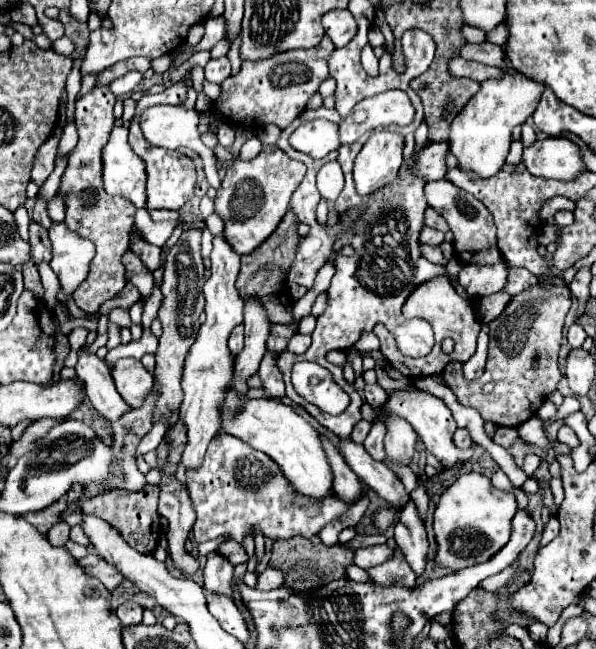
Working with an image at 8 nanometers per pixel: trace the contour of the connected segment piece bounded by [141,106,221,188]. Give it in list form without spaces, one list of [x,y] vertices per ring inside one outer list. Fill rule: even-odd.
[[[153,106],[149,110],[145,110],[141,114],[141,130],[143,130],[143,136],[155,144],[155,146],[161,146],[161,148],[167,148],[167,150],[177,150],[177,148],[191,148],[195,150],[201,158],[203,158],[203,166],[205,166],[205,174],[207,174],[207,182],[209,186],[213,188],[219,188],[221,180],[217,176],[217,168],[215,168],[215,154],[211,150],[205,148],[205,144],[201,142],[199,138],[199,118],[201,118],[201,112],[197,108],[185,108],[185,106]]]

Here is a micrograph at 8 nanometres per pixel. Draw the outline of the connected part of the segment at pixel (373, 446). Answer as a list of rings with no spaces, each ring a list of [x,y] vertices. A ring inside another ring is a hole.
[[[375,422],[371,432],[369,432],[369,436],[363,442],[365,450],[369,452],[369,456],[373,456],[373,460],[377,460],[377,462],[383,460],[383,438],[385,438],[385,432],[387,432],[385,424]]]

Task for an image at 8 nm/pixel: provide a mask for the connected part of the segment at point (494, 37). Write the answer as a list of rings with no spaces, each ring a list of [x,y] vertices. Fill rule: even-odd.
[[[499,24],[495,30],[487,32],[487,40],[489,40],[489,42],[493,42],[493,44],[503,46],[503,44],[505,44],[505,40],[507,40],[507,28],[505,28],[505,24]]]

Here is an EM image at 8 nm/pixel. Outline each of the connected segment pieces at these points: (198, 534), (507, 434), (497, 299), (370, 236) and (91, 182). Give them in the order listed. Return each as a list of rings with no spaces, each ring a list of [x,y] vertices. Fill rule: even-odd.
[[[223,432],[211,440],[201,468],[187,470],[187,490],[197,514],[193,524],[197,544],[219,536],[243,542],[245,536],[255,538],[257,528],[265,540],[271,542],[293,536],[313,538],[321,528],[353,506],[353,502],[343,502],[333,492],[327,494],[327,498],[303,498],[303,494],[283,478],[283,472],[279,472],[279,466],[275,466],[267,454]]]
[[[499,428],[497,430],[497,434],[493,436],[493,442],[497,442],[497,444],[501,444],[503,448],[511,448],[515,442],[517,442],[517,430],[515,428]]]
[[[497,292],[497,294],[493,294],[493,296],[483,296],[483,298],[479,298],[479,302],[477,302],[477,316],[479,316],[479,320],[483,322],[483,324],[487,324],[487,322],[491,322],[493,318],[497,318],[501,312],[503,312],[503,308],[507,306],[507,302],[509,302],[509,294],[505,294],[505,292]]]
[[[313,120],[307,124],[301,124],[293,134],[291,134],[291,146],[295,150],[301,150],[313,158],[323,158],[327,156],[331,150],[338,151],[337,160],[343,168],[345,174],[345,188],[337,198],[337,212],[343,214],[349,208],[355,206],[367,206],[367,210],[363,210],[363,222],[359,224],[355,234],[343,234],[339,238],[339,242],[335,244],[335,250],[339,250],[345,244],[353,244],[355,254],[353,256],[335,256],[335,266],[337,272],[331,280],[331,288],[329,288],[329,298],[327,298],[327,308],[325,312],[317,318],[317,328],[313,330],[313,344],[309,346],[309,350],[305,354],[279,354],[279,368],[285,376],[285,386],[287,386],[287,396],[297,404],[297,396],[293,396],[293,386],[291,386],[291,368],[295,362],[299,360],[311,360],[317,362],[321,366],[325,366],[327,370],[331,370],[335,382],[347,390],[347,394],[351,396],[351,404],[347,406],[347,410],[339,416],[331,416],[331,414],[323,414],[321,410],[311,412],[315,416],[315,420],[325,426],[327,430],[335,432],[339,438],[347,438],[353,430],[353,426],[363,418],[361,416],[361,406],[363,400],[357,394],[355,386],[349,384],[343,374],[339,374],[339,366],[331,364],[325,360],[325,354],[329,350],[347,350],[351,348],[359,334],[363,330],[373,330],[375,324],[383,324],[393,338],[397,340],[399,350],[405,356],[425,356],[429,352],[429,348],[433,348],[433,334],[431,334],[431,326],[427,321],[424,324],[417,324],[417,320],[407,320],[401,314],[401,306],[405,302],[405,298],[409,296],[409,292],[425,282],[431,280],[433,276],[443,276],[445,268],[443,266],[435,266],[431,262],[427,262],[421,252],[419,252],[419,232],[423,226],[423,212],[427,208],[427,200],[423,196],[423,180],[419,178],[409,178],[405,172],[405,178],[399,178],[399,182],[393,182],[383,196],[383,189],[375,191],[369,196],[357,196],[355,194],[355,184],[353,179],[353,156],[357,148],[363,148],[365,138],[353,142],[351,146],[341,146],[339,142],[339,126],[335,126],[333,122],[327,120]],[[393,212],[399,212],[403,222],[383,222],[383,216],[389,216]]]
[[[127,58],[123,62],[117,62],[115,66],[103,70],[97,78],[97,90],[87,92],[83,98],[75,104],[75,126],[79,132],[79,142],[71,150],[67,168],[61,176],[59,194],[65,196],[65,224],[71,228],[71,232],[79,234],[81,238],[87,238],[95,244],[95,258],[91,260],[89,276],[83,280],[83,284],[75,290],[73,300],[75,304],[87,312],[93,314],[99,310],[99,306],[113,298],[117,292],[121,292],[127,284],[125,278],[125,266],[123,266],[123,254],[131,248],[131,232],[133,232],[133,204],[121,196],[109,196],[103,190],[101,180],[101,148],[109,138],[109,132],[113,128],[115,116],[113,116],[113,104],[115,96],[107,90],[107,84],[119,76],[123,76],[129,70],[147,72],[151,66],[149,58]]]

